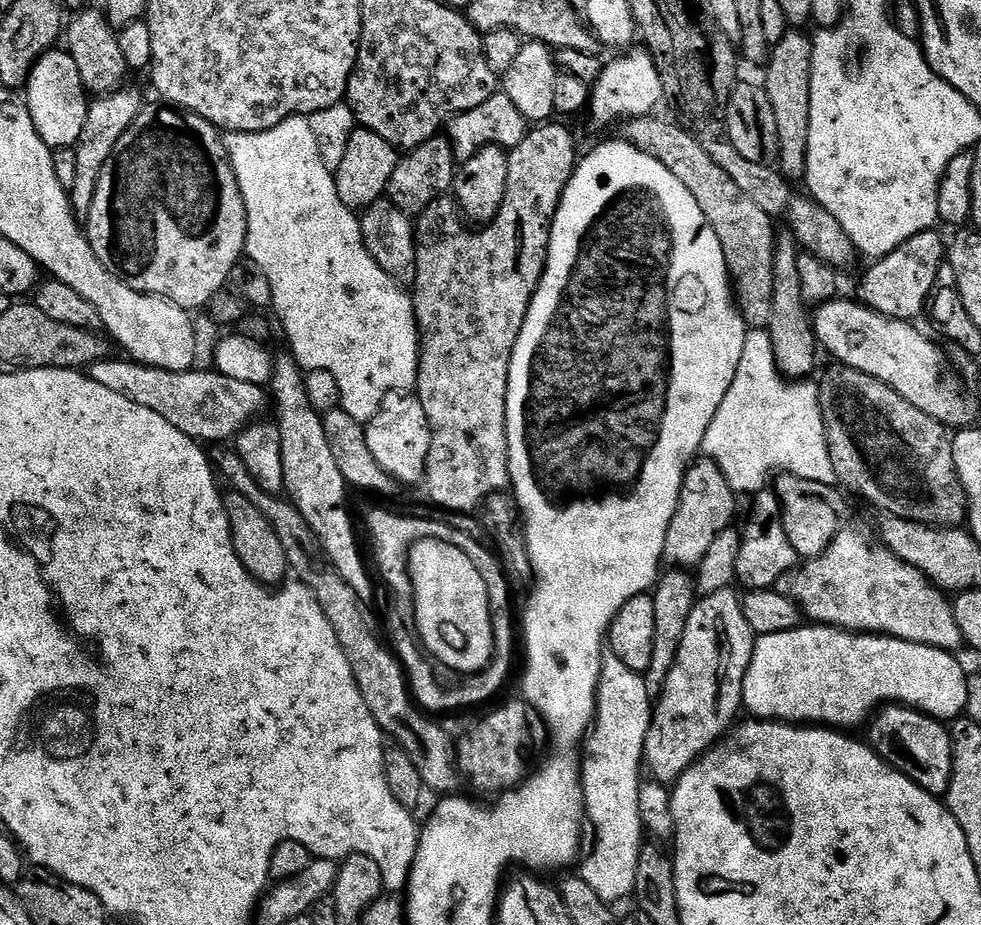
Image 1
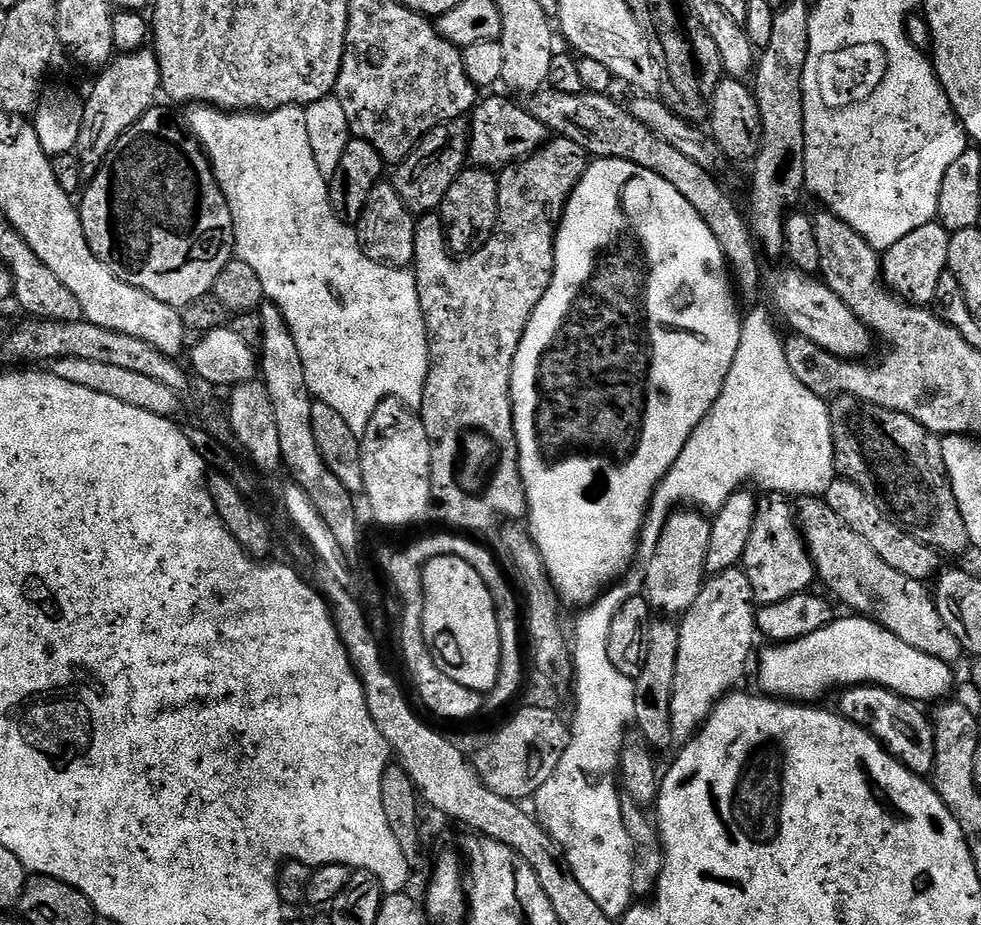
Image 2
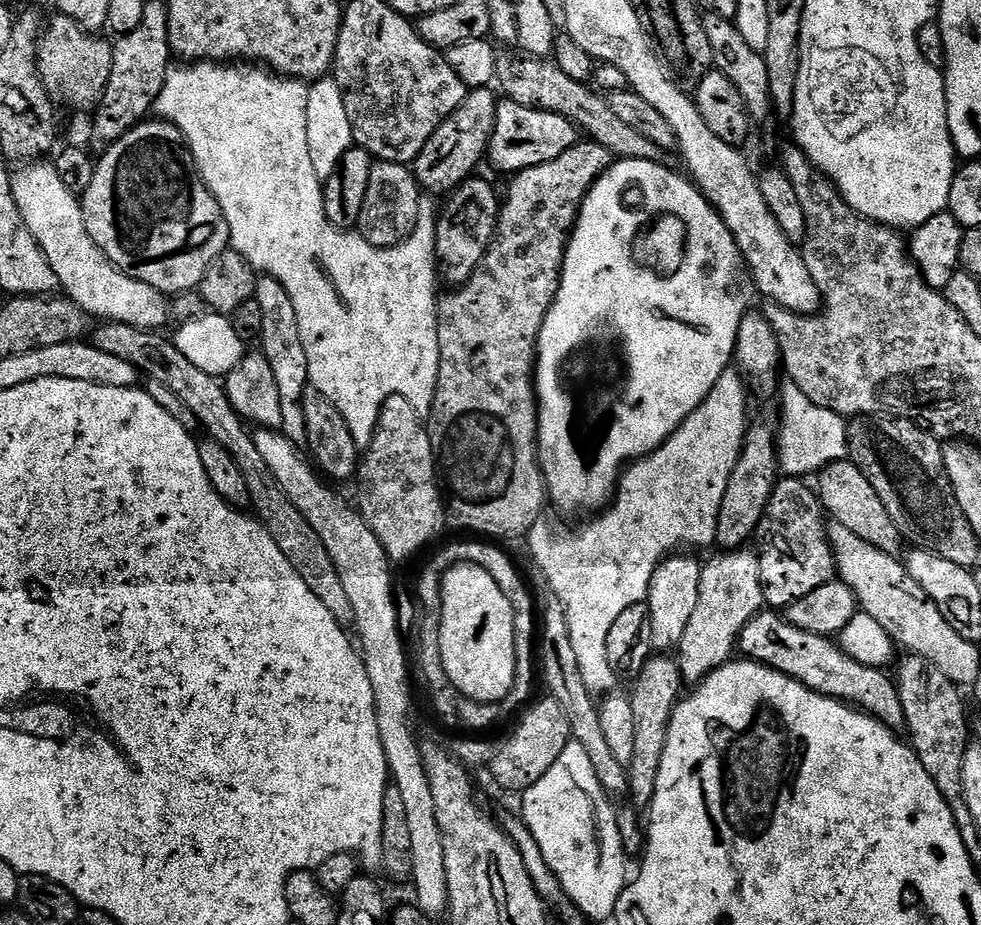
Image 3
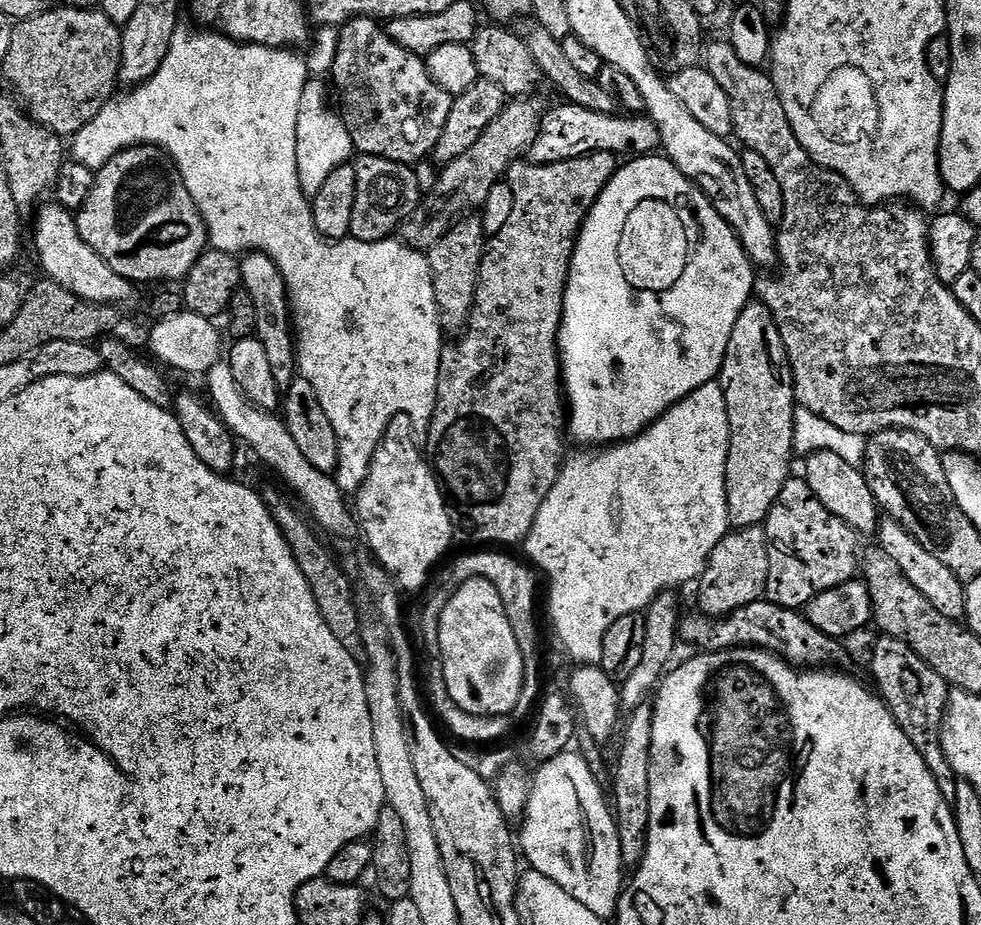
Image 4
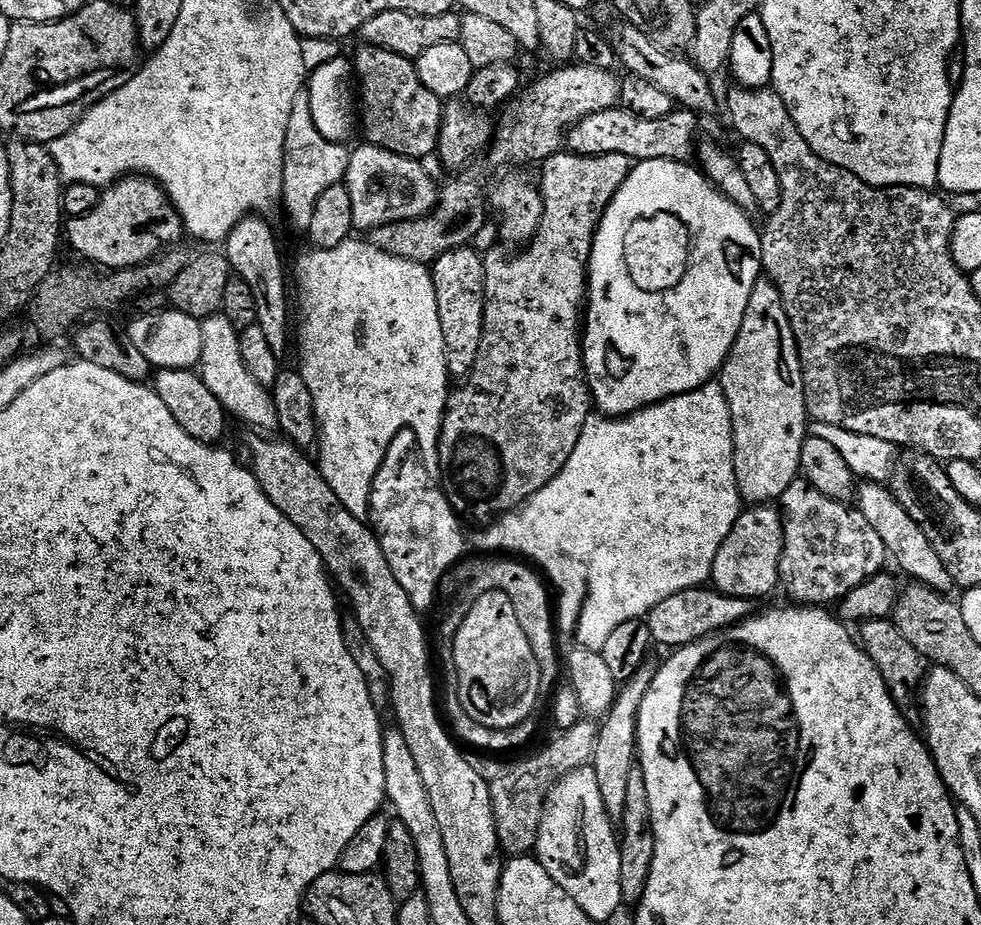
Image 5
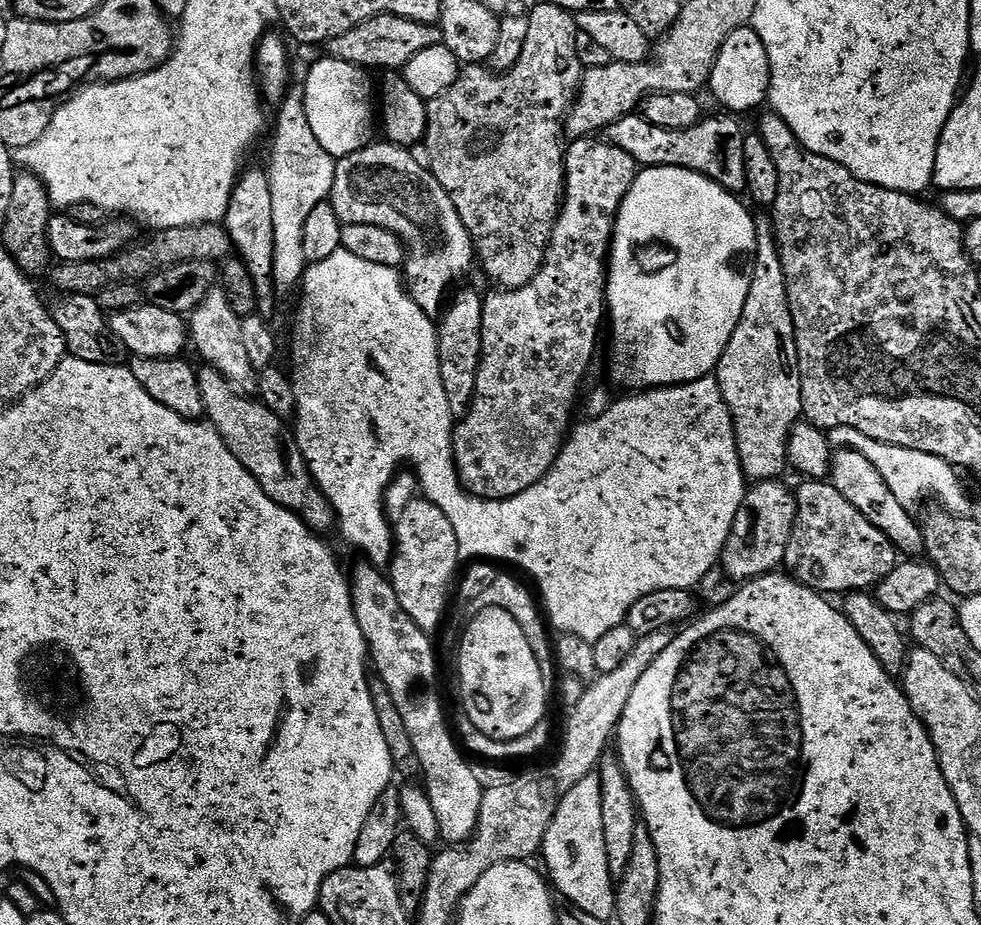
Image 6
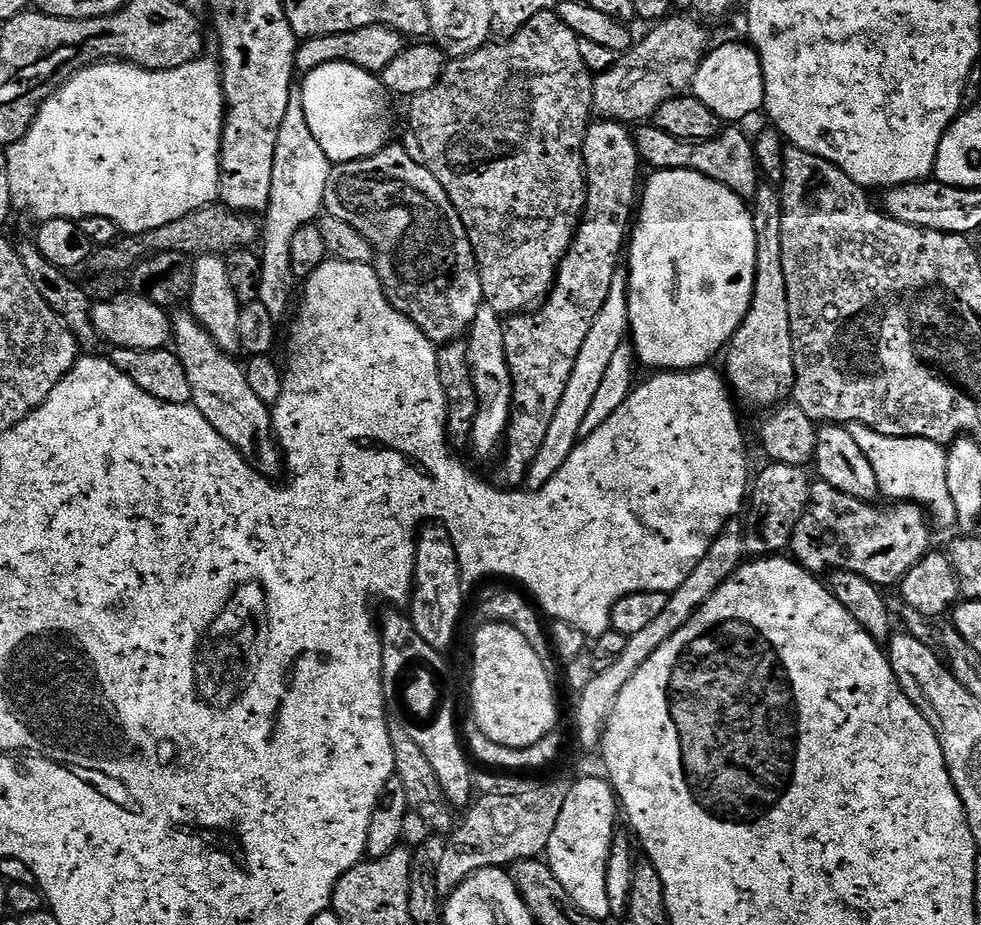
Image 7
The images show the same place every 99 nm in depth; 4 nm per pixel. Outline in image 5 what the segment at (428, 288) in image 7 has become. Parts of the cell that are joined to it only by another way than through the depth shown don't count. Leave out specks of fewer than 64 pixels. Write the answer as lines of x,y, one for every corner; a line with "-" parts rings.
361,143
361,148
352,148
348,169
342,181
350,196
353,229
367,234
378,226
386,226
403,220
417,220
426,216
436,206
438,184
428,177
419,159
399,156
385,148
375,148
370,143

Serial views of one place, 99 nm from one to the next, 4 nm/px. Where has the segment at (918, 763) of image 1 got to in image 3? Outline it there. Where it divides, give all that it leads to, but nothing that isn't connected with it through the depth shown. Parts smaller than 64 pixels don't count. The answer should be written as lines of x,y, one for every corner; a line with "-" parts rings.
761,611
760,615
746,622
738,637
738,652
743,659
767,664
812,692
830,696
841,704
855,706
887,728
900,730
905,727
902,702
898,698
895,681
889,673
887,676
887,671
857,664
856,660
840,649
835,639
798,630
779,611

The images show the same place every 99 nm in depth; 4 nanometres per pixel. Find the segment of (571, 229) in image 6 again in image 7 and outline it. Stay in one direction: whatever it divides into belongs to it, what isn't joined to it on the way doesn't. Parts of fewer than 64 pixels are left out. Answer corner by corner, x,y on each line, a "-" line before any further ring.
597,119
595,122
589,123
586,130
586,138
584,139
584,177
588,183
588,197
584,203
584,219
581,220
579,228
576,230
576,236
572,239
572,244
568,248
568,252
562,258
560,268
556,272
556,283
552,285
552,291
548,294
548,299
531,312
521,312
519,316
507,317
504,324
504,349
506,350
506,362
508,369
512,375
512,416
508,419
508,430
502,441
502,453
504,452
504,461
500,464
500,480
499,483
505,489
516,490
525,483
528,475
528,467
530,462
534,462
534,458
538,458
538,449
541,448
542,442
545,441
546,434
549,433
550,422
557,413
558,406
561,405
562,394
566,391
566,386
570,380
570,374
574,371
574,362
578,358
579,350
586,339
586,334
590,331
590,326
594,323
602,306
606,305
607,294
610,292
610,284
614,279
614,274
621,267
622,257
626,252
626,241
630,236
630,225
634,220
634,209
638,204
638,189
642,184
642,176
640,180
640,168
642,169
642,161
638,150
636,149
636,139
633,133
629,131
625,125
619,120

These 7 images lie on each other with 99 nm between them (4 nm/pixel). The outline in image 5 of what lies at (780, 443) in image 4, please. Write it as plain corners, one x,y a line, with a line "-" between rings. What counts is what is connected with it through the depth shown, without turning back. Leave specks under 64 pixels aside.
761,278
756,281
754,290
750,290
750,302
746,302
746,314
742,318
738,338
724,359
724,367
719,369
718,383
724,391
732,419
732,461
740,499
748,506
771,505
779,501
780,496
786,494
789,486
801,475
802,446
810,435
810,417
798,346
782,294
778,294
772,280

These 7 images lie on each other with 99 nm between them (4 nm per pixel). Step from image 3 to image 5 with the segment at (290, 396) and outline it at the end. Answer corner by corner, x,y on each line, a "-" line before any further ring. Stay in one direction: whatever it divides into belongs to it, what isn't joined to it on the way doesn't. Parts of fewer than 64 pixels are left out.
249,214
232,227
227,240
223,241
222,252
229,260
235,279
246,282
254,293
258,306
256,327
266,334
266,342
270,342
270,350
274,350
277,358
283,357
288,344
288,292
284,289
284,260
280,257
275,230
264,218

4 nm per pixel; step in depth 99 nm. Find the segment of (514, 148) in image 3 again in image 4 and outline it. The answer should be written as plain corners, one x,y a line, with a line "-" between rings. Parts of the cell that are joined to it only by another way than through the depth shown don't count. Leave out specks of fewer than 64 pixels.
571,102
563,103
553,112
552,109
545,111
540,133
526,153
531,163
560,164
563,160
579,160
581,156
591,156
594,152
611,152
620,158
635,158
655,153
661,147
659,128
649,118
637,118
632,114
607,116

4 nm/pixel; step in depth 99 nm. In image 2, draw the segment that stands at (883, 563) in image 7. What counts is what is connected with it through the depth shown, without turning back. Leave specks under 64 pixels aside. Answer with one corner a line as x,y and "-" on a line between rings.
768,490
757,499
756,517
750,530
750,542
746,542
742,571
750,582
752,598
757,605
780,602
782,598
809,591
812,583
817,583
816,568
800,535
793,501
783,492

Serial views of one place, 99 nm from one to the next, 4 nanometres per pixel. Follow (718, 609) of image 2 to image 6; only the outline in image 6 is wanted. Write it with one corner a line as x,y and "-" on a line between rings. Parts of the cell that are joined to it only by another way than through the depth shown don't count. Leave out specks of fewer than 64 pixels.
783,479
761,480
745,491
744,501
734,518
730,538
720,555
719,567
735,582
757,580
783,565
786,546
790,546
790,534
796,521
796,493
784,485

